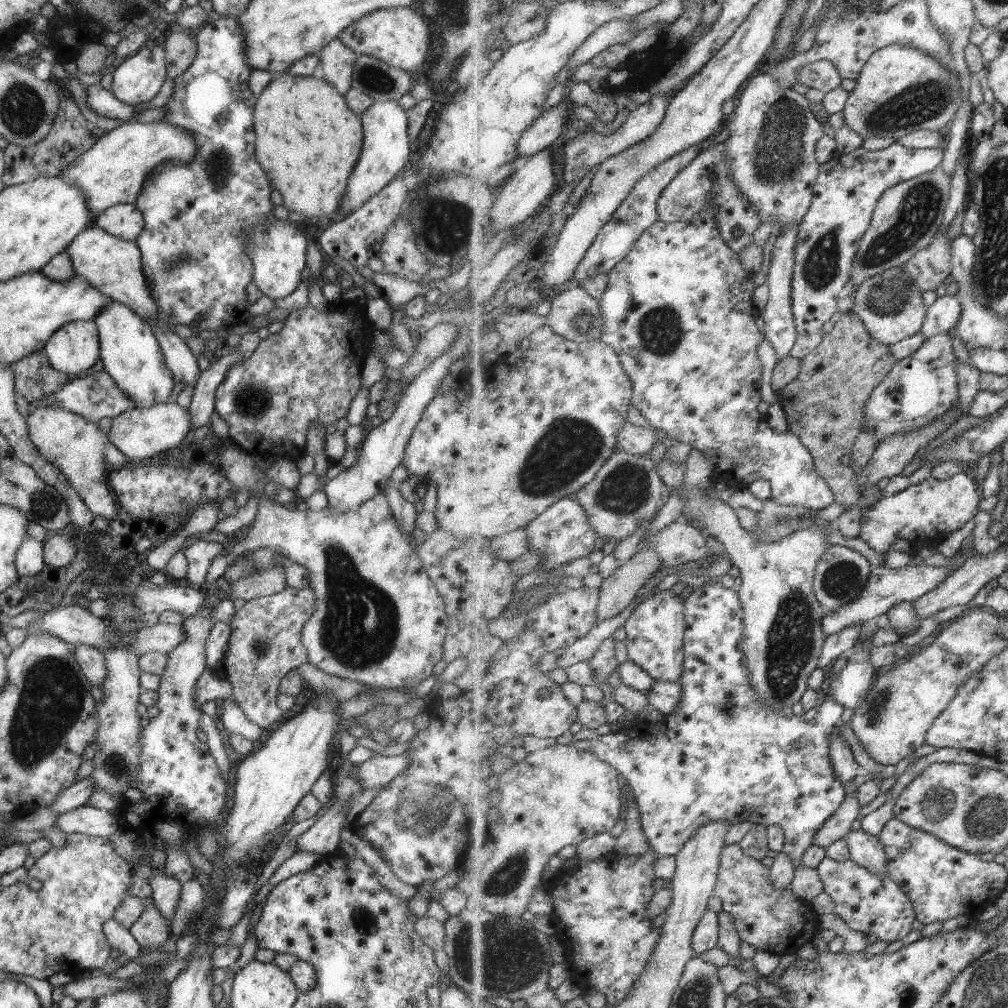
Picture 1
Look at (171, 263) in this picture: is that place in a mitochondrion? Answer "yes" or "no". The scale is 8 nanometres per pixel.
yes

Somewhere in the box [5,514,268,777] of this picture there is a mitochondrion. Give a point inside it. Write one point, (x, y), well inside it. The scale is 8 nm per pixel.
(53, 697)

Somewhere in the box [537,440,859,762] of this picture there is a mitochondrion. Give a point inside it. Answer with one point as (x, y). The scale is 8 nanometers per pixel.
(790, 639)

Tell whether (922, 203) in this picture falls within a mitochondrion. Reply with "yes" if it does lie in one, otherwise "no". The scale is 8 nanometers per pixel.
yes

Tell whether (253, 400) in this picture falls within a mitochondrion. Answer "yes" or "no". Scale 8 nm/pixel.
yes

